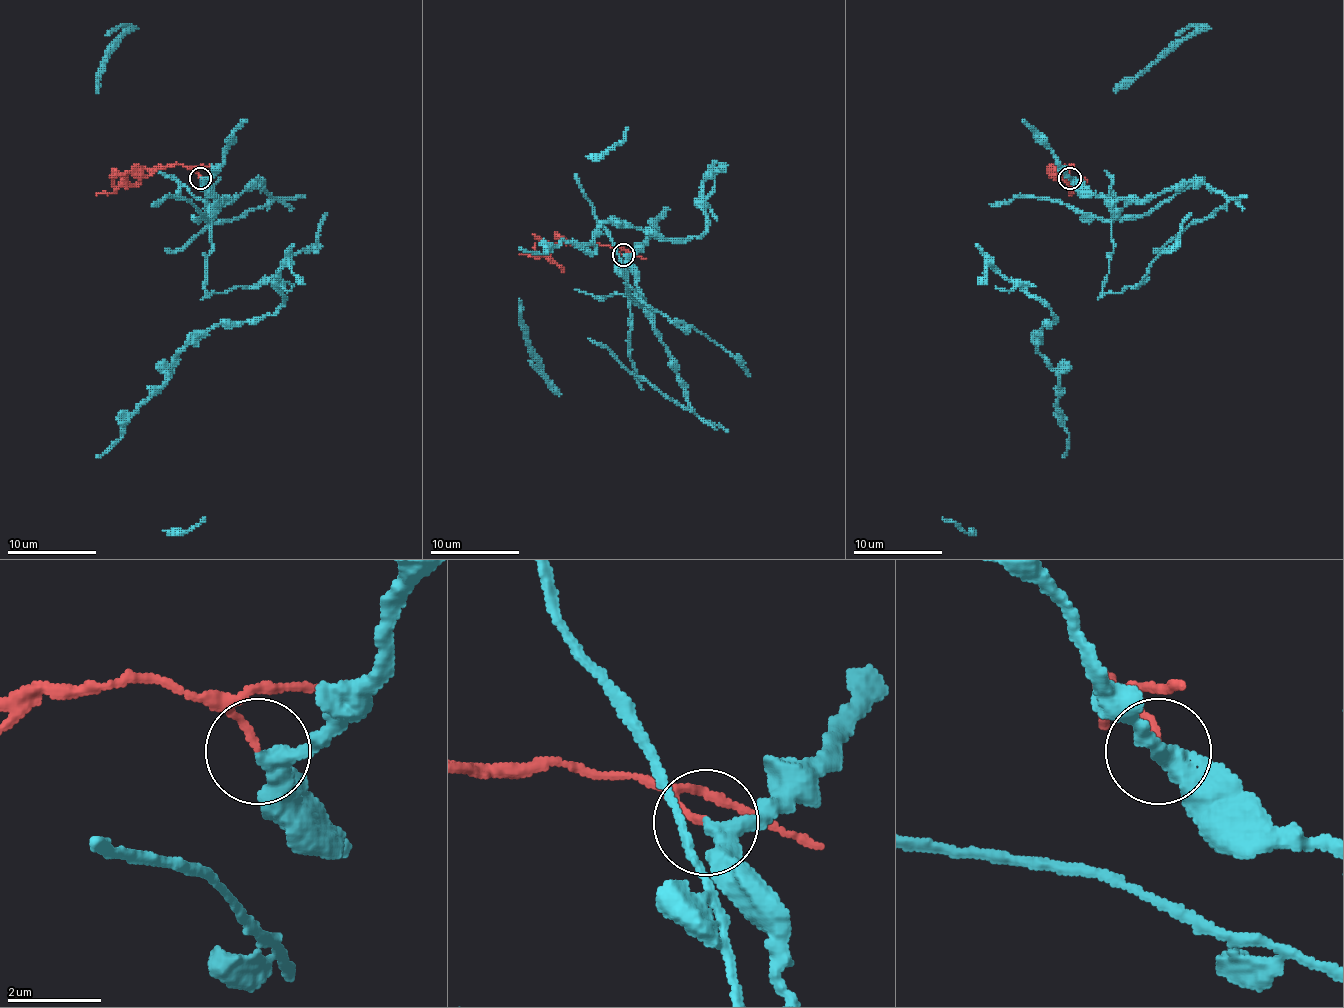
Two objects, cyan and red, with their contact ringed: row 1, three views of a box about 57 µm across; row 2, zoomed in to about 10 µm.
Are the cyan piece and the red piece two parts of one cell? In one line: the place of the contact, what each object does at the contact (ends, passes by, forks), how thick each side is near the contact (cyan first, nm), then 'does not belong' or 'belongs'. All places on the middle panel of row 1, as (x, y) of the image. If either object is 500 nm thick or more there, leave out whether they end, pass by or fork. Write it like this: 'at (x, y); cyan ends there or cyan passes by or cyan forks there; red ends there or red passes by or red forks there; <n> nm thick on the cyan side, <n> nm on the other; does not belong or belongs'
at (623, 255); cyan passes by; red ends there; 320 nm thick on the cyan side, 140 nm on the other; does not belong

